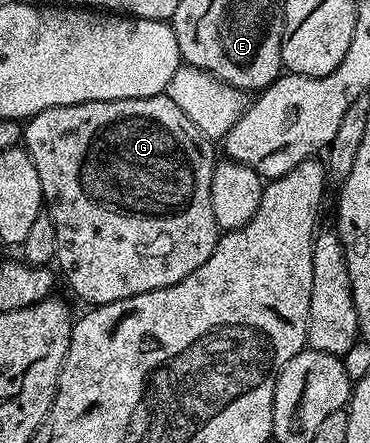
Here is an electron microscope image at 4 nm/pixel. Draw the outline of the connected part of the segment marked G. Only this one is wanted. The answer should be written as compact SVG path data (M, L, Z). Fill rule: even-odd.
M162 94L162 95L160 95L160 96L148 96L148 97L147 97L147 98L131 98L131 99L130 99L130 100L96 100L96 101L95 101L95 102L83 102L83 103L82 103L82 104L72 104L72 105L71 105L71 106L55 106L55 107L54 107L54 108L48 108L48 109L47 109L47 110L43 110L43 111L42 111L42 112L36 112L36 114L34 114L34 116L30 116L30 117L29 117L29 119L28 119L28 120L26 120L26 121L24 121L24 124L23 124L23 147L24 147L24 149L25 149L25 151L26 151L26 152L28 152L28 154L29 154L29 157L30 157L30 158L31 158L31 162L35 162L35 170L36 170L36 172L38 172L38 174L39 174L39 186L40 186L40 187L41 187L41 198L42 198L42 201L43 201L43 204L44 204L44 207L45 207L45 208L46 208L46 209L47 209L47 213L48 213L48 216L49 216L49 218L50 218L50 220L51 220L51 222L52 222L52 223L53 223L53 224L54 224L54 228L55 228L55 238L56 238L56 239L57 239L57 253L56 253L56 257L55 257L55 264L56 264L56 267L57 267L57 268L58 268L58 269L59 269L59 272L60 272L60 268L59 268L59 267L61 267L61 272L62 272L62 273L61 273L61 272L60 272L60 275L61 275L61 276L62 276L62 277L63 277L63 280L64 280L64 276L63 276L63 275L65 275L65 280L66 280L66 282L67 282L67 283L69 283L69 288L70 288L70 290L71 290L71 291L73 291L73 292L74 292L74 294L75 294L75 295L77 295L77 296L78 296L78 298L79 298L79 299L81 299L81 300L86 300L86 302L87 302L87 303L86 303L86 305L89 305L89 306L96 306L96 305L99 305L99 304L110 304L110 303L111 303L111 302L115 302L115 301L116 301L116 300L122 300L122 299L123 299L123 298L131 298L131 297L132 297L132 296L134 296L134 295L135 295L135 294L147 294L147 293L148 293L148 292L150 292L150 291L151 291L151 290L159 290L159 289L160 289L160 288L166 288L166 287L167 287L167 286L171 286L171 285L172 285L172 284L174 284L174 283L175 283L175 282L179 282L179 281L180 281L180 280L182 280L182 279L183 279L183 278L187 278L187 274L191 274L191 270L195 270L195 269L196 269L196 268L198 268L198 267L199 267L199 266L203 266L203 262L207 262L207 258L211 258L211 254L212 254L212 253L213 253L213 251L214 251L214 250L215 250L215 246L216 246L216 245L217 245L217 242L218 242L218 239L219 239L219 229L218 229L218 227L217 227L217 223L216 223L216 222L215 222L215 213L214 213L214 212L213 212L213 211L211 211L211 178L212 178L212 177L213 177L213 166L214 166L214 163L215 163L215 157L213 157L213 148L215 148L215 144L214 144L214 141L212 141L212 140L210 140L210 139L209 139L209 137L208 137L208 136L205 136L205 135L204 135L204 134L202 134L202 132L200 132L200 131L199 131L199 130L198 130L198 129L197 129L197 127L196 127L196 126L195 126L195 122L191 122L191 118L187 118L187 114L183 114L183 110L181 110L181 109L180 109L180 108L179 108L179 107L177 107L177 106L175 106L175 102L173 102L173 101L172 101L172 100L171 100L171 98L169 98L169 97L168 97L168 96L167 96L167 95L166 95L166 94Z

